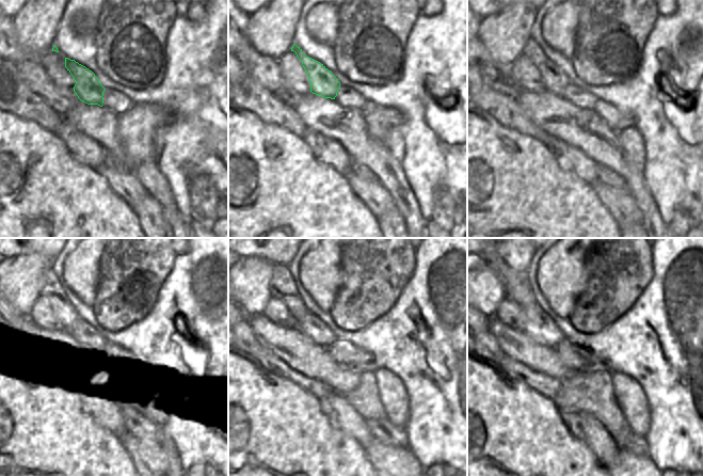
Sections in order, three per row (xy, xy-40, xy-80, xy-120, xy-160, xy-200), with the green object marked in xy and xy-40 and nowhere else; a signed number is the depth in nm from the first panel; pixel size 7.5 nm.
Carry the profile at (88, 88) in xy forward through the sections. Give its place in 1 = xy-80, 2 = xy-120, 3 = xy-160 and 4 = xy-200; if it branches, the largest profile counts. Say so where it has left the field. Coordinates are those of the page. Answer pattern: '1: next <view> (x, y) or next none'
1: next xy-80 (556, 81)
2: next xy-120 (52, 289)
3: next xy-160 (282, 281)
4: next xy-200 (511, 280)

